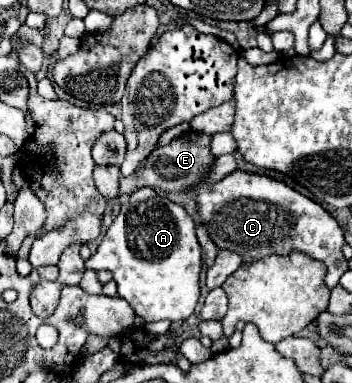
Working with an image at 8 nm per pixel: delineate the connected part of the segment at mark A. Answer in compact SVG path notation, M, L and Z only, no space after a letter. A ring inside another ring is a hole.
M138 188L122 204L120 214L104 234L86 268L106 268L114 274L118 296L124 298L144 322L186 320L199 300L202 250L194 234L194 222L188 212L156 194L152 188Z

